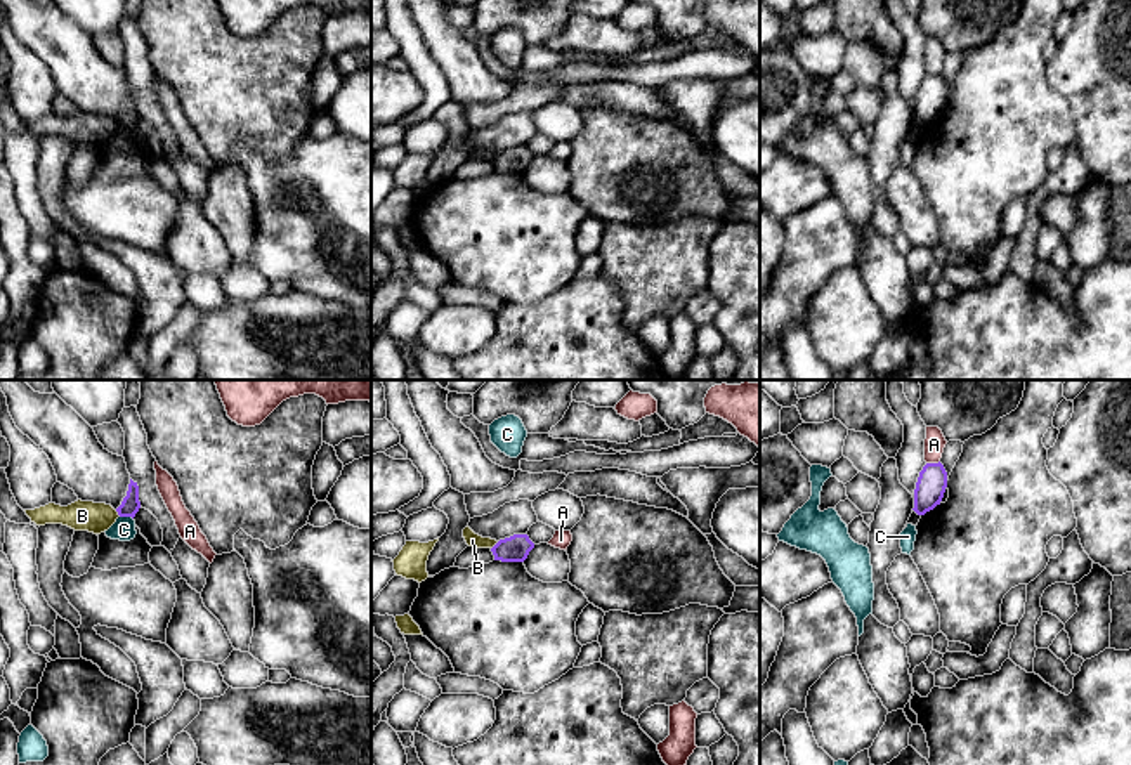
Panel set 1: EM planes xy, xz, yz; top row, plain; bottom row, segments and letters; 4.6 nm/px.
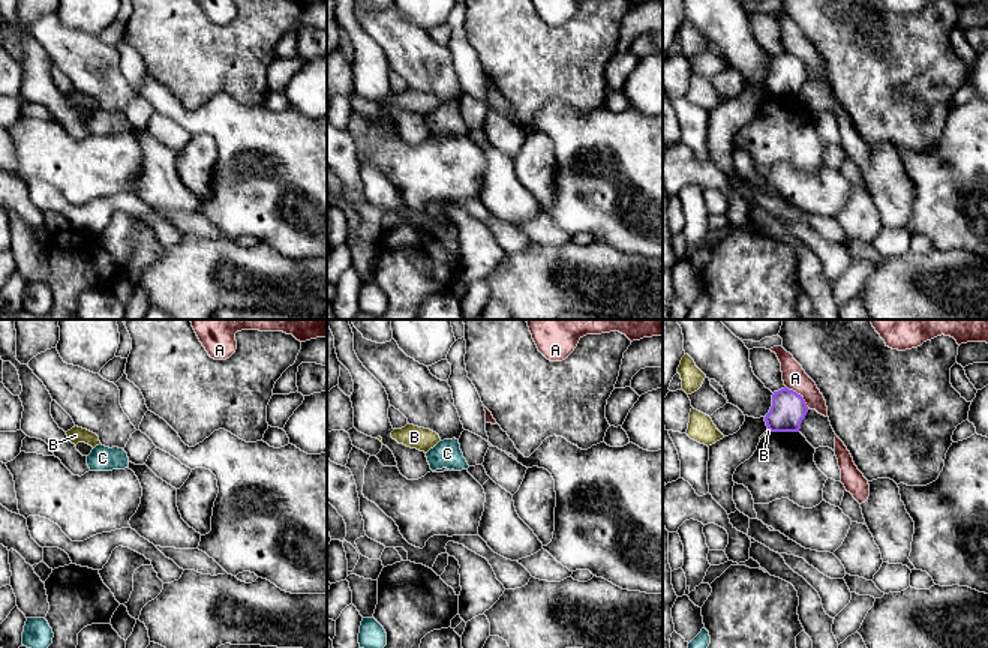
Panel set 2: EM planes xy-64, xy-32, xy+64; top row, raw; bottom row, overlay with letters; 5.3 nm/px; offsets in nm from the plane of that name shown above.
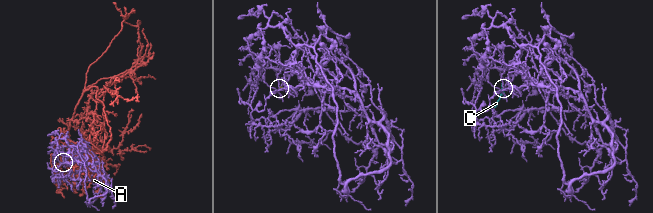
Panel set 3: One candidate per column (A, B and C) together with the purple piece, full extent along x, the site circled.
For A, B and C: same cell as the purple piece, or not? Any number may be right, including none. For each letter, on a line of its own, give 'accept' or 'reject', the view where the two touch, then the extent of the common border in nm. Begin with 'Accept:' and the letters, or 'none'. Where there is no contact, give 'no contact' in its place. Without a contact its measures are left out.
Accept: none
A: reject; contact in yz; length 70 nm
B: reject; contact in xz; length 50 nm
C: reject; contact in xy; length 70 nm

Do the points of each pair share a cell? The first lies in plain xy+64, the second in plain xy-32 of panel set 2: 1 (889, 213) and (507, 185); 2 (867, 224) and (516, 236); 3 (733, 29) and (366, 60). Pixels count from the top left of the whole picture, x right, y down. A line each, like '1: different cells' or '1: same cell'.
1: different cells
2: different cells
3: different cells

